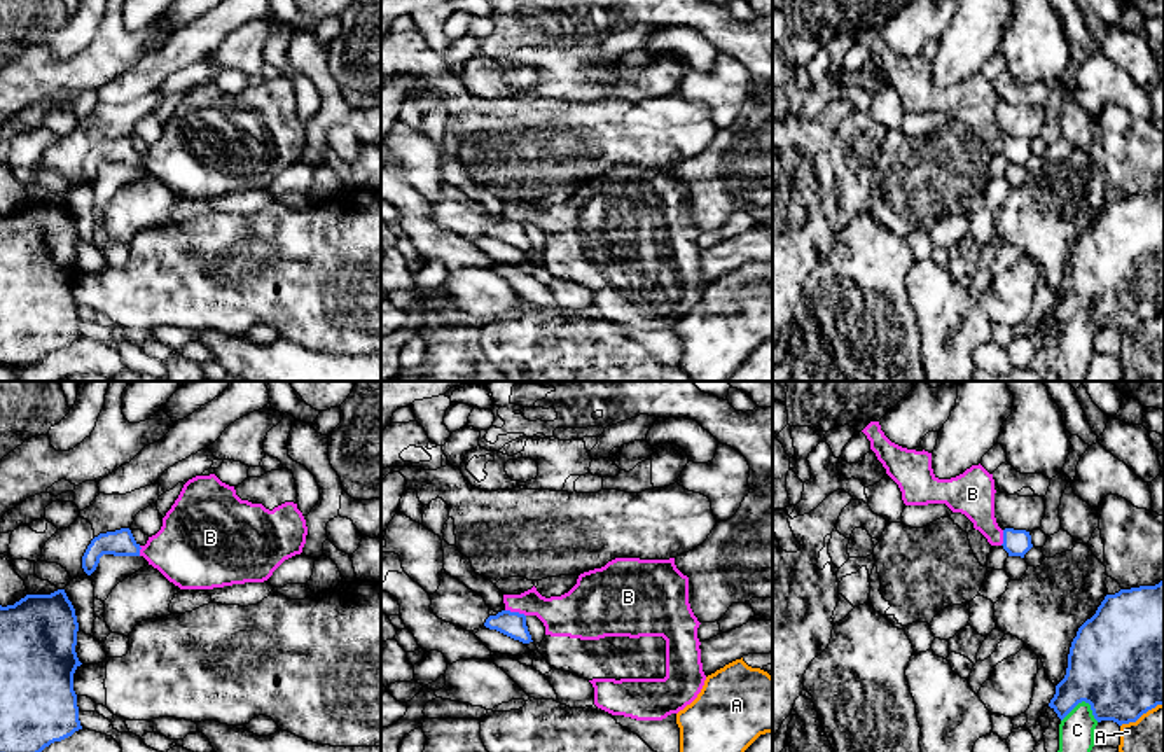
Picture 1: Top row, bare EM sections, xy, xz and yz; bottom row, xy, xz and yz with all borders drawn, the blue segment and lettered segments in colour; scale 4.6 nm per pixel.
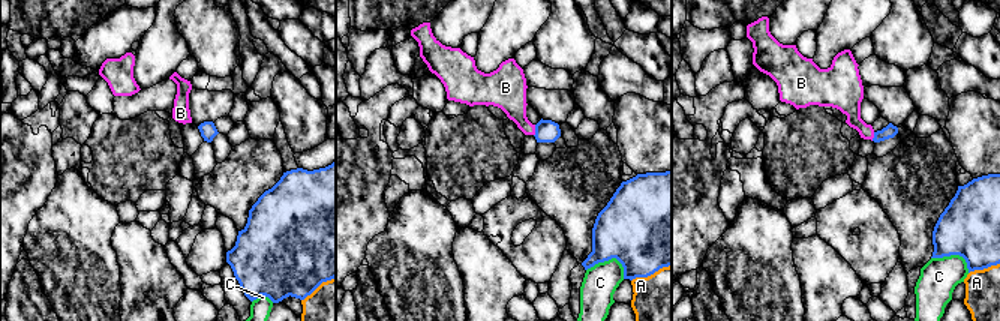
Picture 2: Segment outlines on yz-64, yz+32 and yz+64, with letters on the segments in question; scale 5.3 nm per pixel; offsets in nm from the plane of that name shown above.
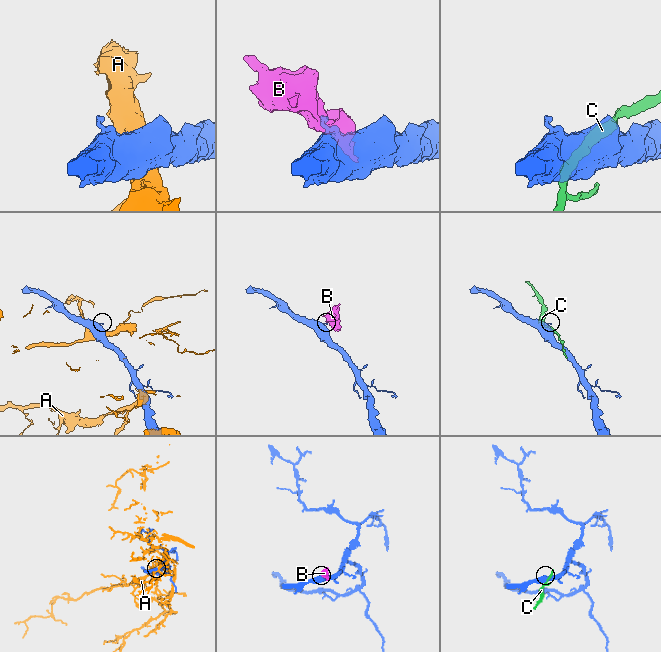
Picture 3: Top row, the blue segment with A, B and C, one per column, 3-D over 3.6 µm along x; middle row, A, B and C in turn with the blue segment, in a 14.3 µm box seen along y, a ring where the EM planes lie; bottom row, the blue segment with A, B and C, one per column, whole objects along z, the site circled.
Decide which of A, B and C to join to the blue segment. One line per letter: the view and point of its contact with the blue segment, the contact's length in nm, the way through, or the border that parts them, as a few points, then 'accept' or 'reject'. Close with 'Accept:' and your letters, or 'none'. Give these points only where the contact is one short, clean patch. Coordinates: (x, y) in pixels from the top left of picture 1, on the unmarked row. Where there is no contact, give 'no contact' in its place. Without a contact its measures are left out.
A: contact yz (1142, 322); length 220 nm; reject
B: contact xz (516, 221); length 100 nm; border xz (505, 217), (525, 224); reject
C: contact yz (1084, 308); length 180 nm; reject
Accept: none

